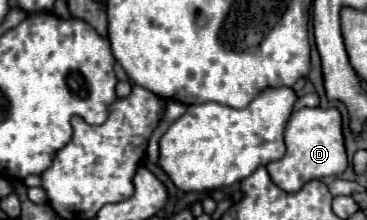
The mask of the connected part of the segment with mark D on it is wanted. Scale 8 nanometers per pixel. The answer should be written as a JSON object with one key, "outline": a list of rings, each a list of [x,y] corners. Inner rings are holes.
{"outline":[[[300,109],[296,111],[284,129],[286,153],[282,159],[270,161],[266,165],[272,181],[286,193],[296,193],[300,187],[312,179],[322,179],[330,175],[340,175],[348,167],[344,139],[342,139],[342,117],[338,109]]]}

